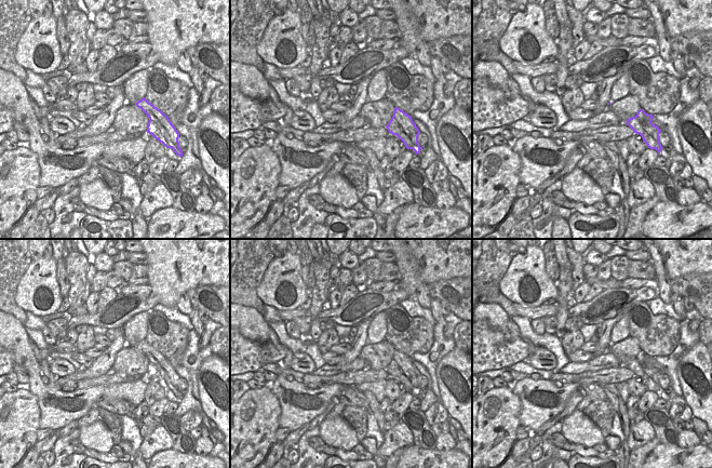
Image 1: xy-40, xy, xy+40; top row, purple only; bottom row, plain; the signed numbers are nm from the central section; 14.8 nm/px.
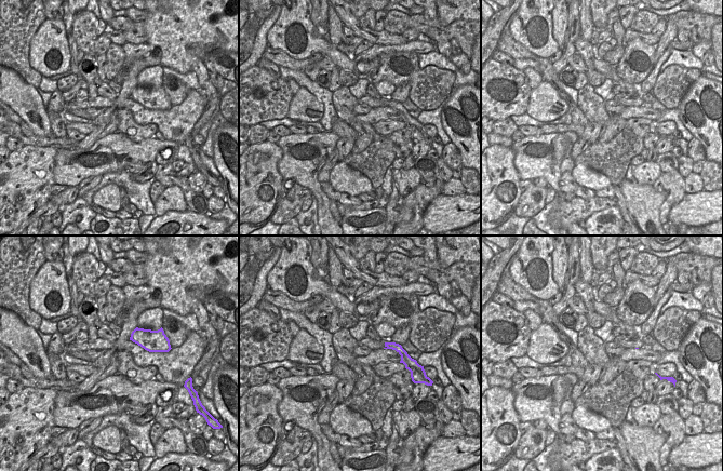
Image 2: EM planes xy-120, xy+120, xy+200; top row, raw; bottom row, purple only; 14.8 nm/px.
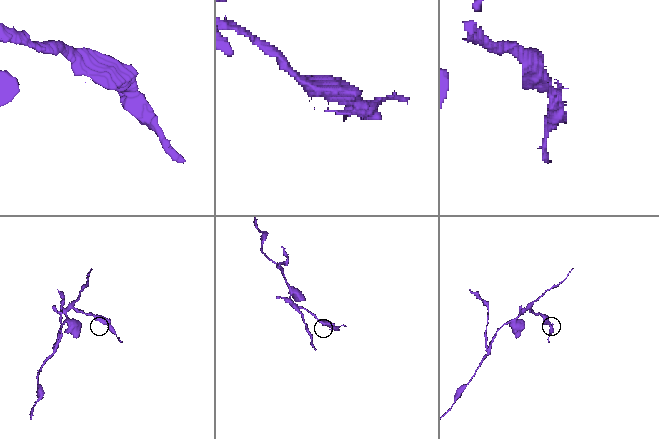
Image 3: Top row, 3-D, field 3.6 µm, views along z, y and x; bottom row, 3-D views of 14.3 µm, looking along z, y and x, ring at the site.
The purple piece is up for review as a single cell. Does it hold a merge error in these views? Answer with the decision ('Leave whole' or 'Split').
Split

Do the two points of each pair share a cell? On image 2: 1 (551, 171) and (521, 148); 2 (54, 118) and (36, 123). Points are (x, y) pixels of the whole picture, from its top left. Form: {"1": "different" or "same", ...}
{"1": "same", "2": "different"}

